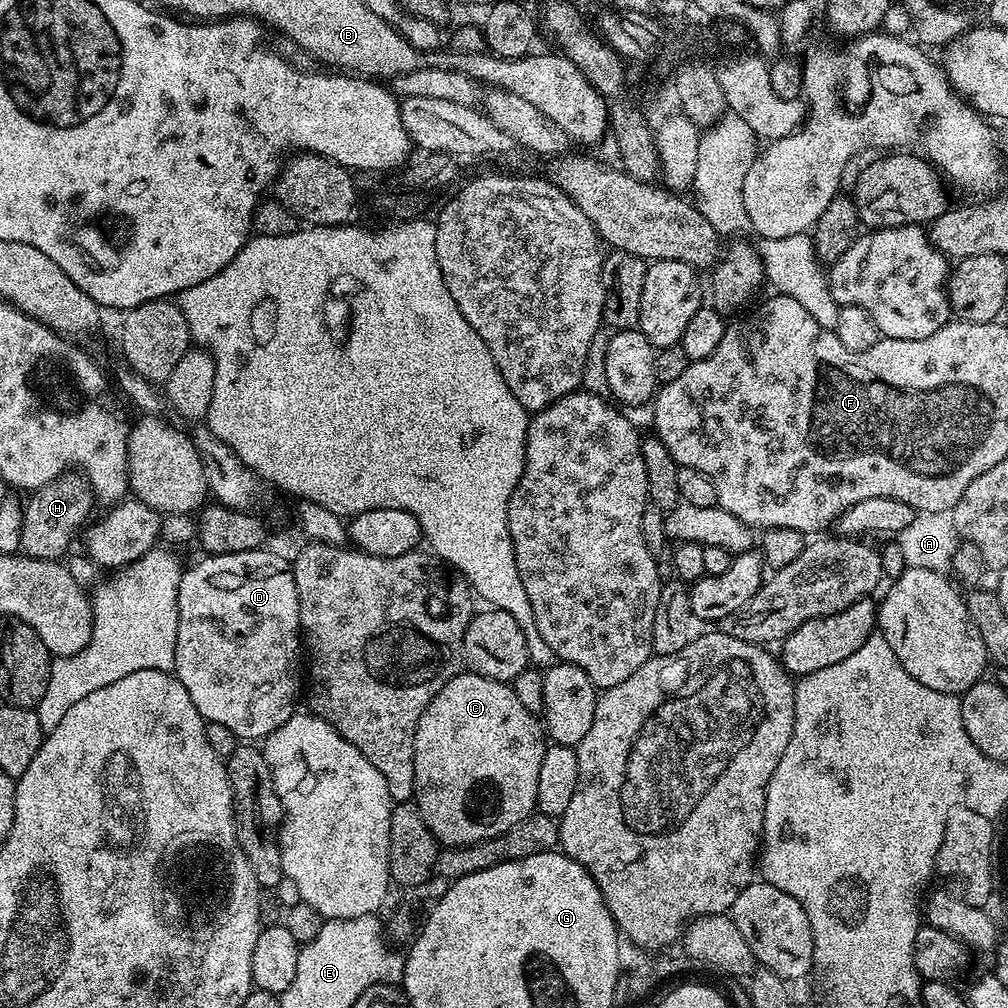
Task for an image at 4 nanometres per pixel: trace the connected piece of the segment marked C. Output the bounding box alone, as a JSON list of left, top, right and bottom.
[414,670,546,848]

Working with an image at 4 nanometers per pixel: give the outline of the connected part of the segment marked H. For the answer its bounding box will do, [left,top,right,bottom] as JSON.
[21,470,94,560]

